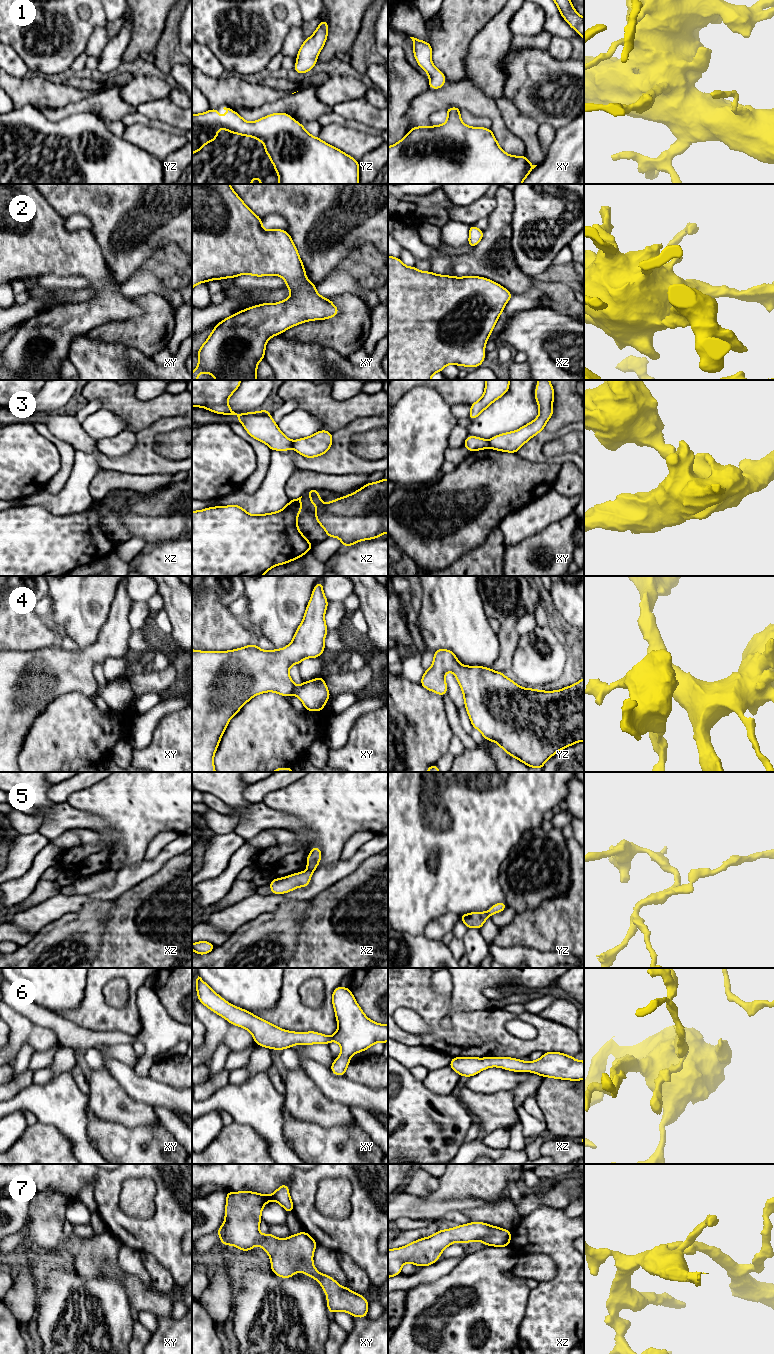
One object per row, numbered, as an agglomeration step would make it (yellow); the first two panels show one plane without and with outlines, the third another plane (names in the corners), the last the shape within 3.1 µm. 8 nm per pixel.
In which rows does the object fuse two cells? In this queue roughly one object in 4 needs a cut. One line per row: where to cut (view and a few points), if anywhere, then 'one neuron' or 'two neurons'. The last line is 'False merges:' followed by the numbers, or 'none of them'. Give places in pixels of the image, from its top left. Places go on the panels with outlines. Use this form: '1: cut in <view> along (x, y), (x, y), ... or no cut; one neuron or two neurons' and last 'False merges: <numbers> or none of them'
1: no cut; one neuron
2: no cut; one neuron
3: cut in xz along (292, 442), (293, 447); two neurons
4: no cut; one neuron
5: cut in xz along (307, 869), (311, 872); two neurons
6: no cut; one neuron
7: no cut; one neuron
False merges: 3, 5

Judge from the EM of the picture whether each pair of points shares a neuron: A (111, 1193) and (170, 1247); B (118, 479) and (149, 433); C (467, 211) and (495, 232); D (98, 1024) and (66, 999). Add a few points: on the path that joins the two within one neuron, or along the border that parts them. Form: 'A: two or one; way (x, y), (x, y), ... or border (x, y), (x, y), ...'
A: one; way (114, 1211), (131, 1228), (139, 1229), (152, 1235)
B: two; border (100, 467), (106, 470), (145, 476)
C: two; border (494, 197), (496, 206), (486, 217)
D: two; border (85, 985), (83, 999), (75, 1008), (54, 1012)

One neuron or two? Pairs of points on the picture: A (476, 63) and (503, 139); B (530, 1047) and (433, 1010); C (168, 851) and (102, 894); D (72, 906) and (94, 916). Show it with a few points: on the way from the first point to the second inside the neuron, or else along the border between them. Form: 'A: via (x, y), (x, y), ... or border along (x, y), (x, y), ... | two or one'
A: border along (470, 79), (487, 95), (495, 99) | two
B: via (503, 1042), (495, 1036), (447, 1035) | one
C: via (152, 866), (129, 876), (118, 887) | one
D: border along (100, 899), (88, 899), (57, 919) | two

